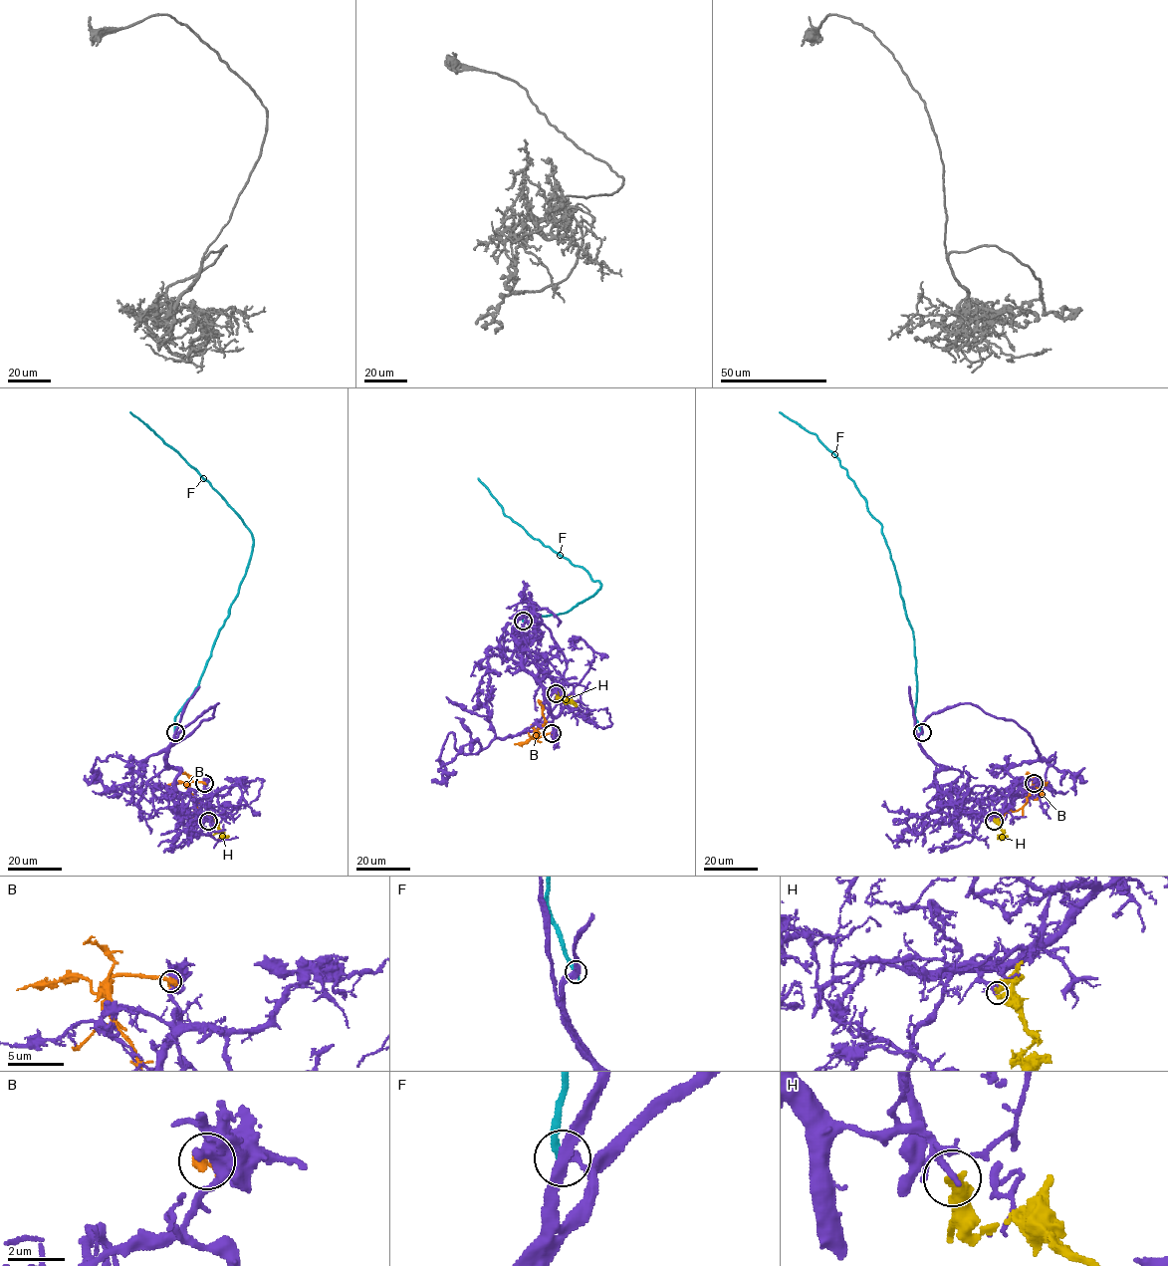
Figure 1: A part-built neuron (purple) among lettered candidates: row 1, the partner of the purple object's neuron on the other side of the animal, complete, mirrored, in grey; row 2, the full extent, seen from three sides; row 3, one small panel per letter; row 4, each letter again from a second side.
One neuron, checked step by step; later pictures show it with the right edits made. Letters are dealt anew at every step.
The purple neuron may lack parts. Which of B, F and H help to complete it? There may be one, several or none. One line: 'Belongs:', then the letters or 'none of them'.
Belongs: none of them

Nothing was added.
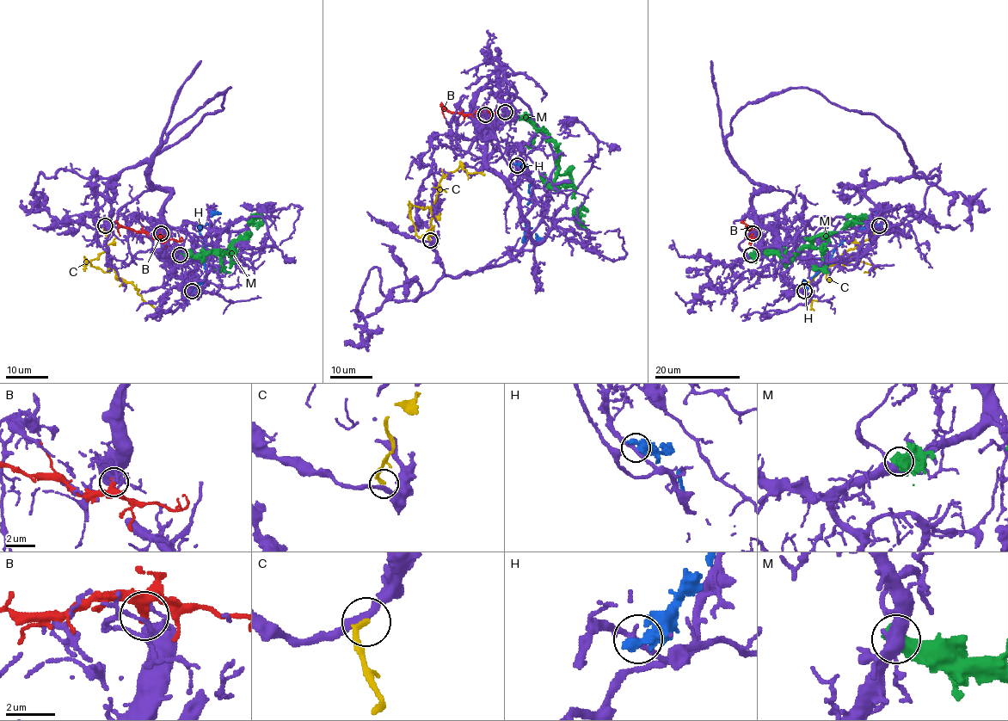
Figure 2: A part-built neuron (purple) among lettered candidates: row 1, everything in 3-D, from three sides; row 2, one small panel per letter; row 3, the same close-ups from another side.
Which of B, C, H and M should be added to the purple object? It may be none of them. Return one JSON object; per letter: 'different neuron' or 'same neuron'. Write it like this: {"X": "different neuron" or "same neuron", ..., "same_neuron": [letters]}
{"B": "different neuron", "C": "different neuron", "H": "different neuron", "M": "different neuron", "same_neuron": []}

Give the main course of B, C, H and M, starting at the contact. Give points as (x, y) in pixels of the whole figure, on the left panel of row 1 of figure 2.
B: (161, 232), (157, 236), (148, 236), (119, 227), (119, 236)
C: (106, 225), (103, 229), (107, 239), (107, 253), (116, 274), (130, 282), (144, 300), (160, 310)
H: (192, 292), (205, 274), (206, 248), (200, 226), (208, 223), (214, 213), (220, 212)
M: (180, 255), (226, 253), (231, 262), (232, 244), (257, 229), (257, 224), (253, 222), (257, 218), (262, 218)

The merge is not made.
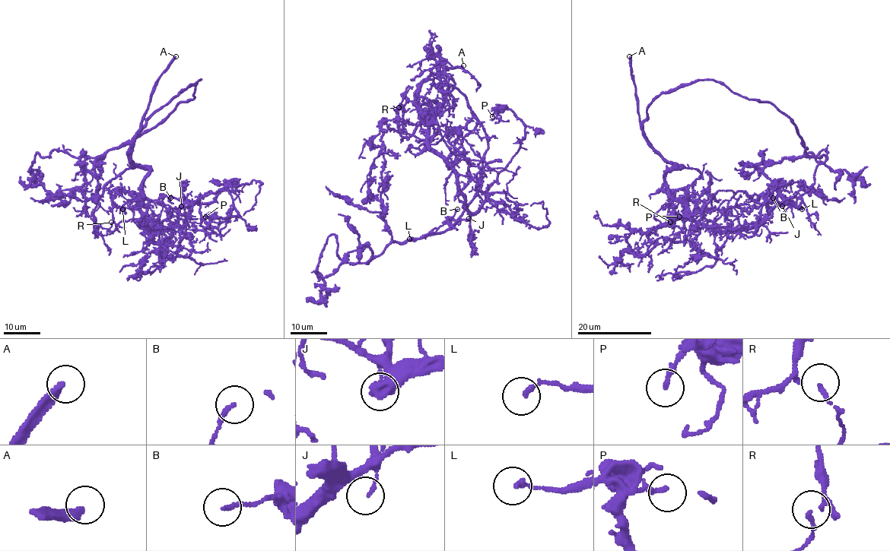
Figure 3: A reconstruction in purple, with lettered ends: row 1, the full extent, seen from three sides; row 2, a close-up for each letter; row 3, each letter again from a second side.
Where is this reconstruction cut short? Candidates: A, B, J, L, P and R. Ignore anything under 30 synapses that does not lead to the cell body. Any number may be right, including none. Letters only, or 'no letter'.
A

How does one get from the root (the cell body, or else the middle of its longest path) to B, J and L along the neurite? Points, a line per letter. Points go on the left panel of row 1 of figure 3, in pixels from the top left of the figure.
B: (159, 108), (131, 151), (132, 164), (150, 169), (141, 224), (167, 229), (182, 204), (170, 197)
J: (159, 108), (131, 151), (132, 164), (150, 169), (141, 224), (166, 230), (181, 206)
L: (159, 108), (131, 151), (150, 169), (141, 224), (166, 230), (177, 220), (182, 203), (170, 196), (122, 209)

